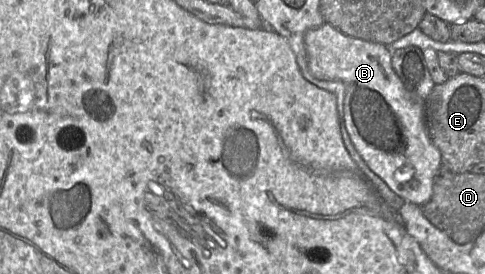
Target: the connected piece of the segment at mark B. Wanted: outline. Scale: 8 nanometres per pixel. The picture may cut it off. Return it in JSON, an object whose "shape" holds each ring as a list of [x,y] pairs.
{"shape":[[[325,22],[318,28],[308,30],[304,35],[304,44],[307,52],[309,72],[317,79],[329,81],[341,81],[344,84],[345,126],[355,149],[362,157],[362,159],[365,161],[370,170],[372,170],[377,176],[379,176],[393,192],[395,192],[405,201],[416,204],[420,207],[429,202],[433,193],[434,177],[438,172],[438,170],[442,167],[441,153],[439,149],[433,144],[427,130],[425,120],[425,100],[406,89],[402,80],[399,78],[399,76],[396,74],[396,72],[392,67],[392,53],[389,50],[388,46],[382,43],[366,41],[363,39],[348,36],[342,33],[341,31],[337,30],[327,22]]]}

